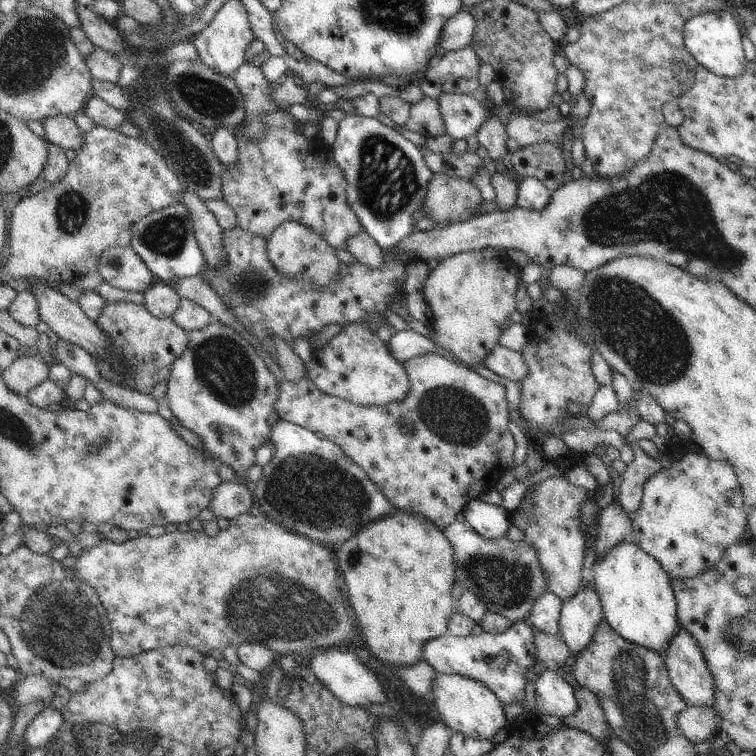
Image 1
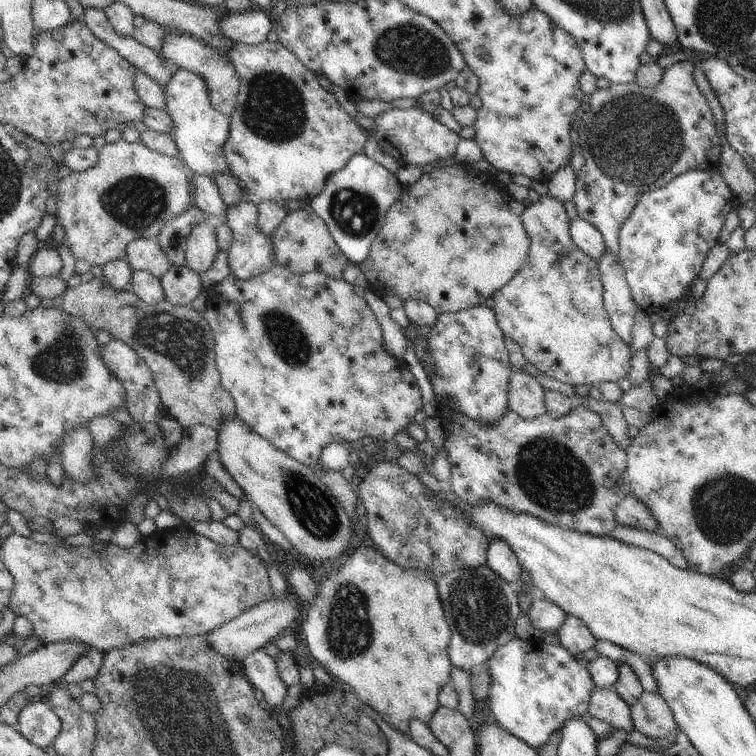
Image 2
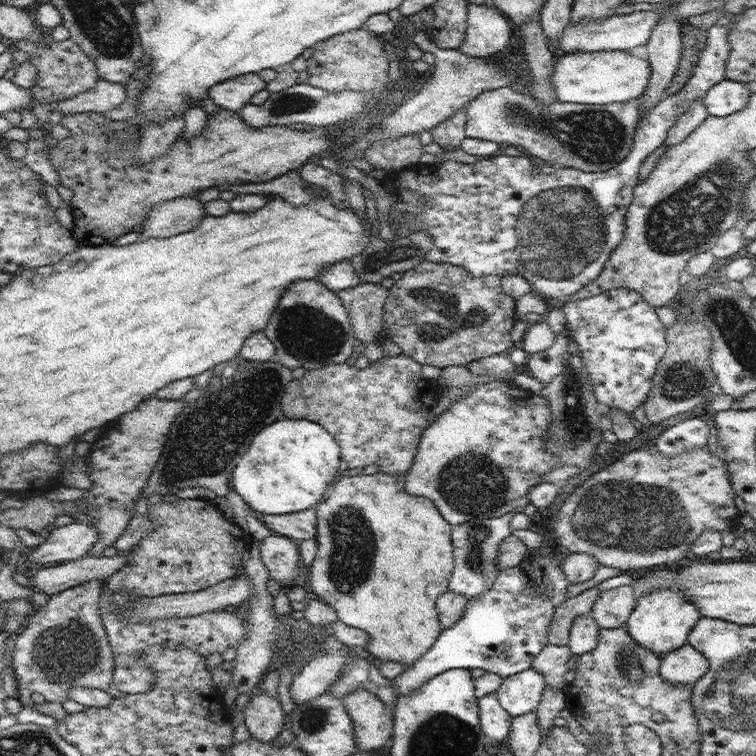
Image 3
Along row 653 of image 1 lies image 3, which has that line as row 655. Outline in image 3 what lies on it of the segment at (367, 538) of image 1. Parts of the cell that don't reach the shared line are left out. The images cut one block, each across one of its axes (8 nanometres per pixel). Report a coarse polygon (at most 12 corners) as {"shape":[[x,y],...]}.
{"shape":[[342,473],[310,588],[414,664],[443,632],[451,525],[406,476]]}

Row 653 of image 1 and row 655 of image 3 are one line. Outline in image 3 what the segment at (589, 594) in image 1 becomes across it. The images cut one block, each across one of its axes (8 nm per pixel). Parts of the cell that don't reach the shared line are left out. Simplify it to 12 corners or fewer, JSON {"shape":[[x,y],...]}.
{"shape":[[591,613],[571,624],[569,647],[573,661],[594,650],[599,626]]}

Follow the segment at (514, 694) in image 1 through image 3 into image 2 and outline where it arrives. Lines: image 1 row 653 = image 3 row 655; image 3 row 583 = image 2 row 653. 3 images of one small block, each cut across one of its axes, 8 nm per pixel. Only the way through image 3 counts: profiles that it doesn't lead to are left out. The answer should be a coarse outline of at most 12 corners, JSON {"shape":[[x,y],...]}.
{"shape":[[514,637],[484,666],[496,722],[533,749],[596,687],[562,645]]}

